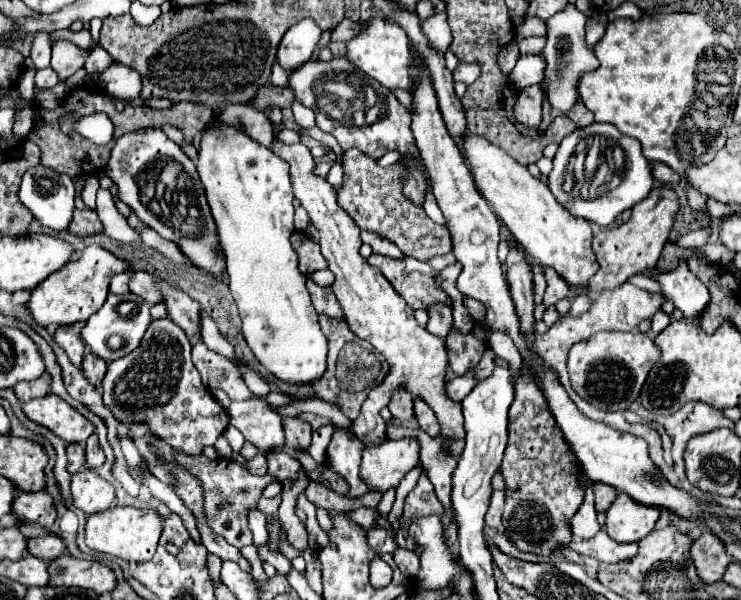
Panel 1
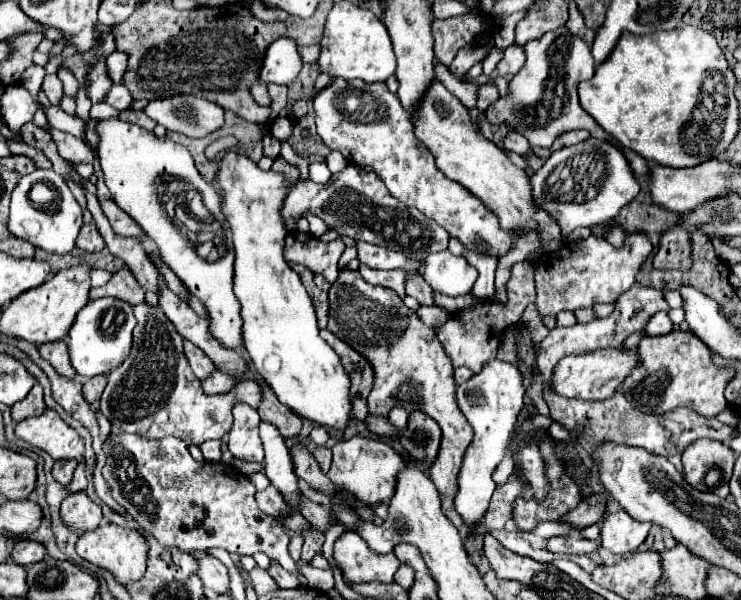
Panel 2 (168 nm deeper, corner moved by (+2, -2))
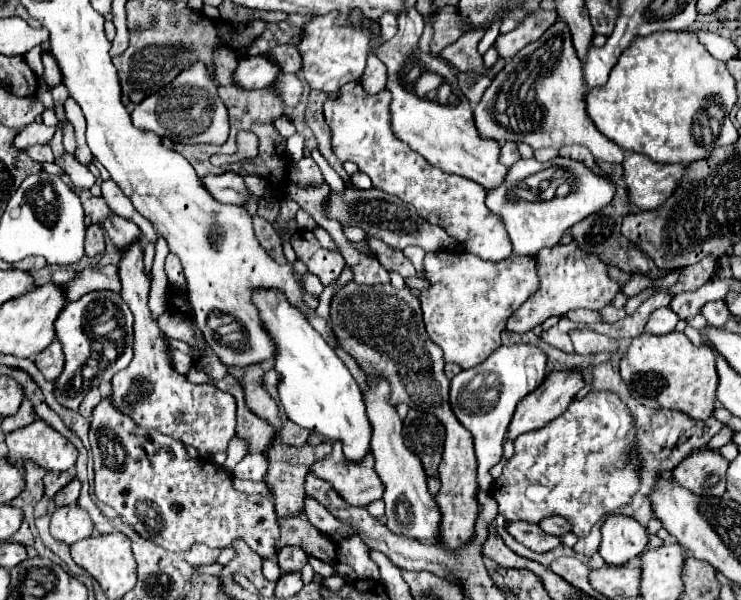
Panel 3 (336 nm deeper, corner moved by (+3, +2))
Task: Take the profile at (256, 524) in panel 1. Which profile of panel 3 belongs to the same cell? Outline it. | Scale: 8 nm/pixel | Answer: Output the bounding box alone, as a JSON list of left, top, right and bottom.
[262,559,282,582]

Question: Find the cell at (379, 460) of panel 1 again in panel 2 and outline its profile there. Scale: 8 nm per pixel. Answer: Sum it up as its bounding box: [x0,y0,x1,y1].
[328,438,404,506]

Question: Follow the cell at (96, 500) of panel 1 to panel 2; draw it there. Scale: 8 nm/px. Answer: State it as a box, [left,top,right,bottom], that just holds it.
[60,492,102,534]

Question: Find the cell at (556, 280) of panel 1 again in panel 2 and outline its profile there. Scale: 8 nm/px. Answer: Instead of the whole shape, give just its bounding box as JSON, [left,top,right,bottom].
[536,234,652,318]

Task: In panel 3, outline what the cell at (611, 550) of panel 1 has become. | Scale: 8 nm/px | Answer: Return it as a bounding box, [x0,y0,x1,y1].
[507,522,561,552]

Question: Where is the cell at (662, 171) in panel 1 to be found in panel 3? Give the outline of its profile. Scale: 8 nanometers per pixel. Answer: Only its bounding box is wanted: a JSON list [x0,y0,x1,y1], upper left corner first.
[475,20,623,164]

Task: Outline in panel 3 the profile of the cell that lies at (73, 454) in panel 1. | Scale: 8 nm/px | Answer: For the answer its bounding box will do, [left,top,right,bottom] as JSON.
[45,470,75,498]

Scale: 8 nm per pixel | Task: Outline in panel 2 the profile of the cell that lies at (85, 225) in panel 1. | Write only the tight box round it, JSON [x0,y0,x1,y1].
[76,224,104,252]

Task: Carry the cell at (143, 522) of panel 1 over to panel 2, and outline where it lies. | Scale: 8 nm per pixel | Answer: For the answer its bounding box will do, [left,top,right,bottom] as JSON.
[76,524,146,584]

